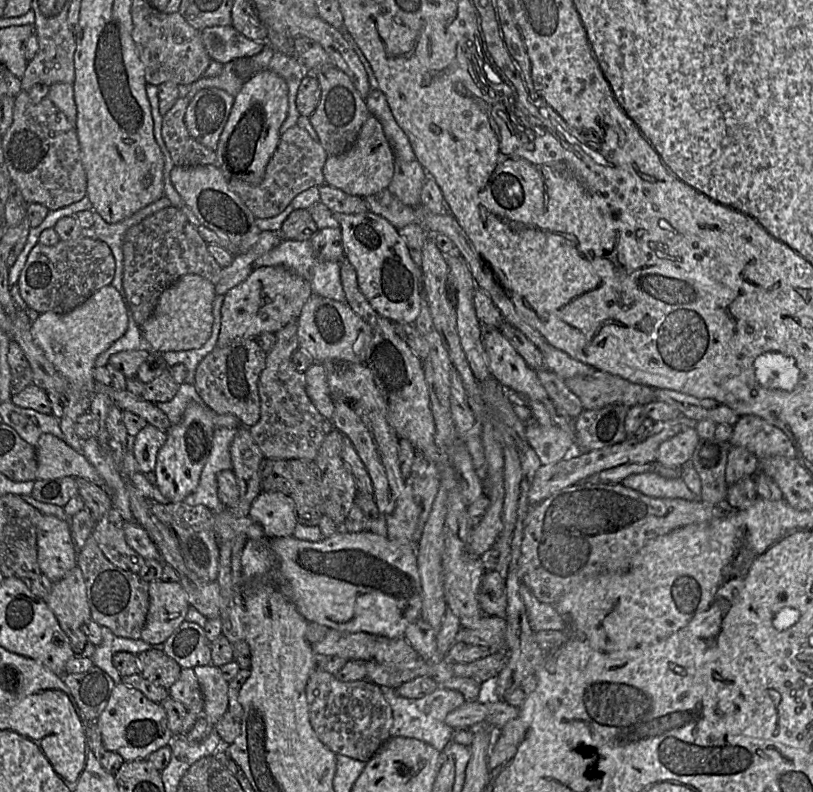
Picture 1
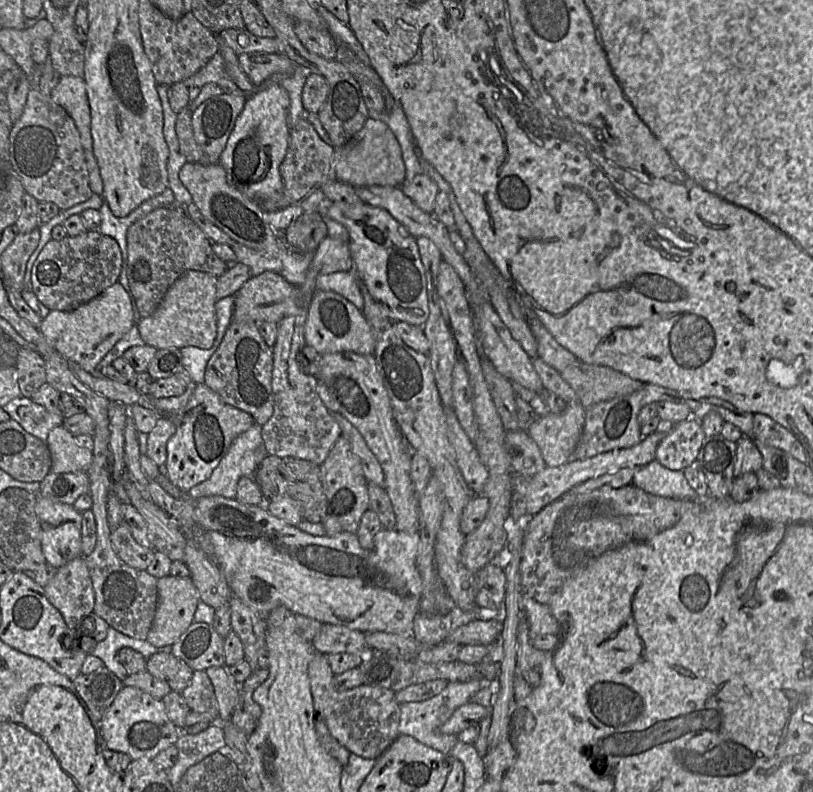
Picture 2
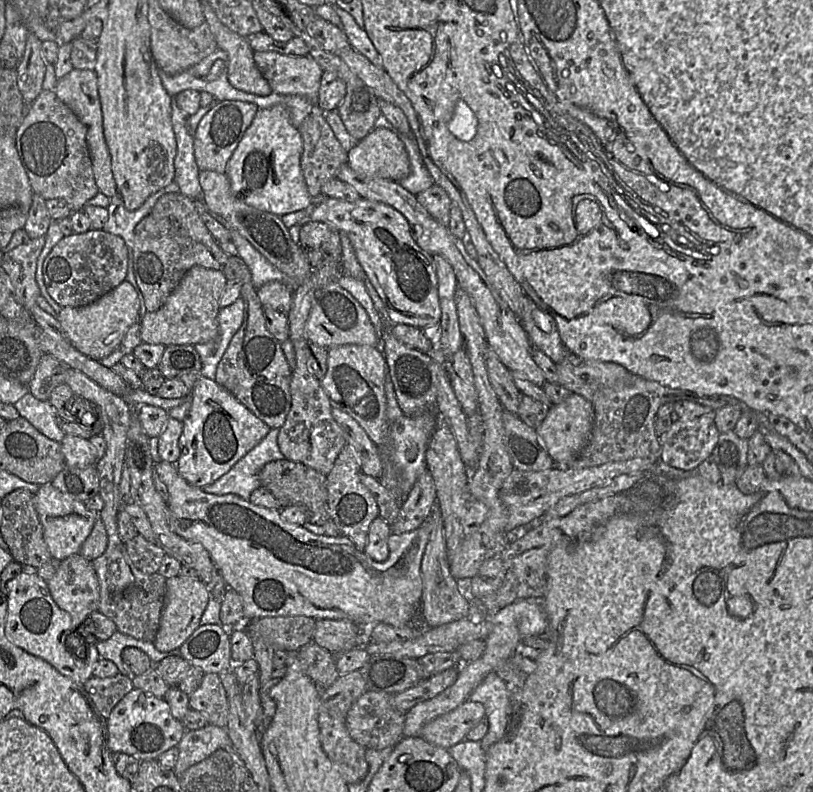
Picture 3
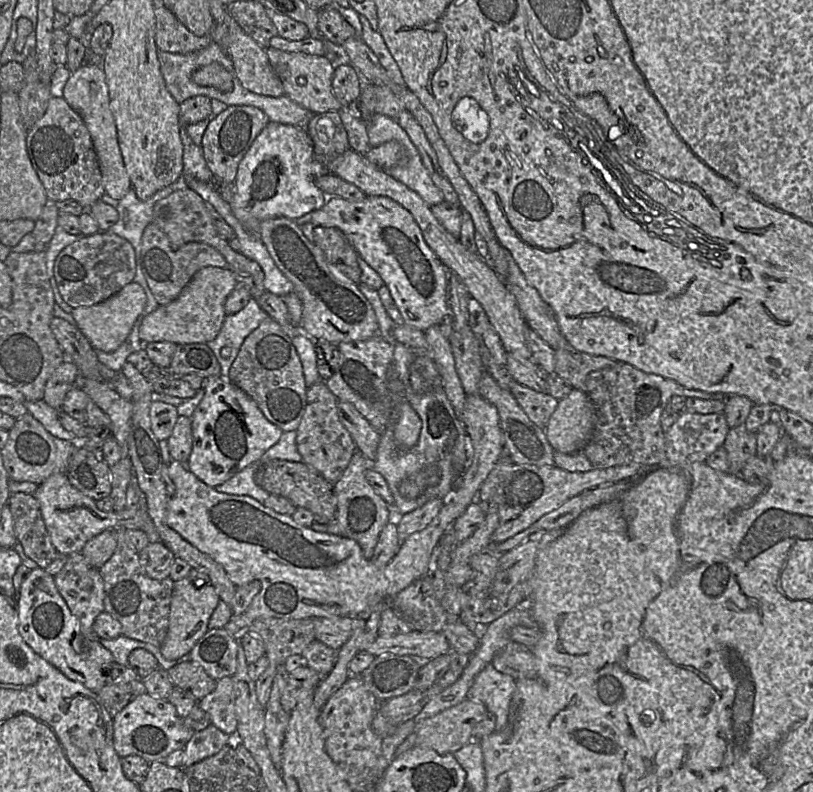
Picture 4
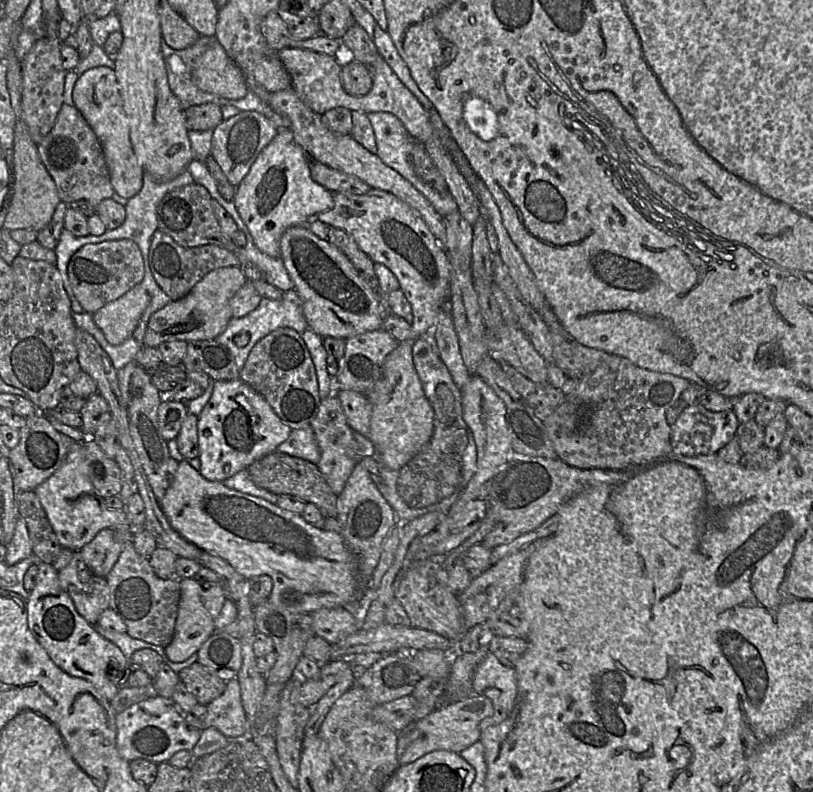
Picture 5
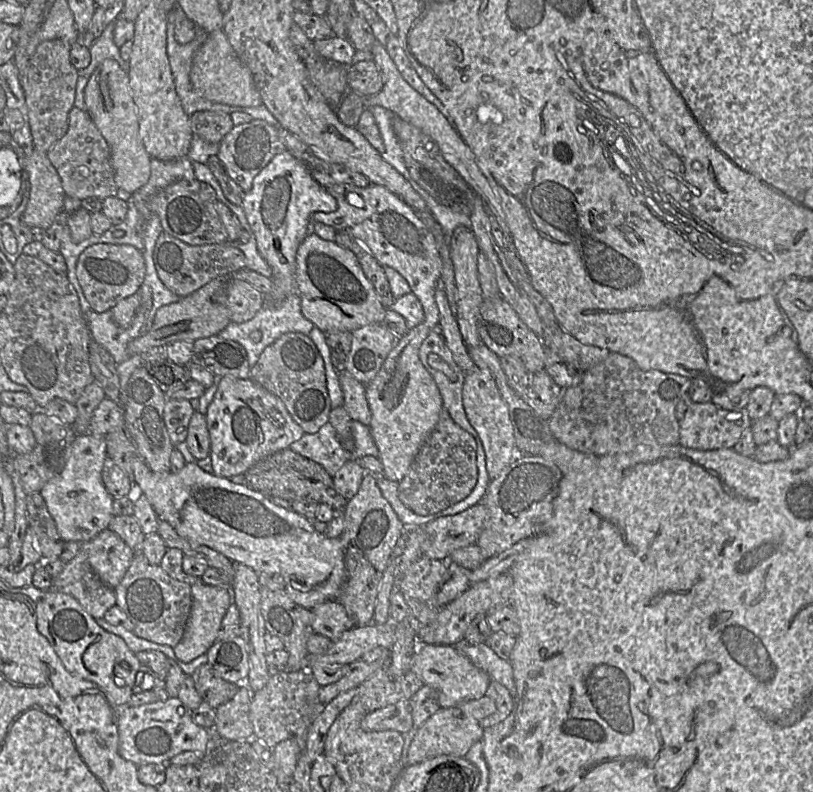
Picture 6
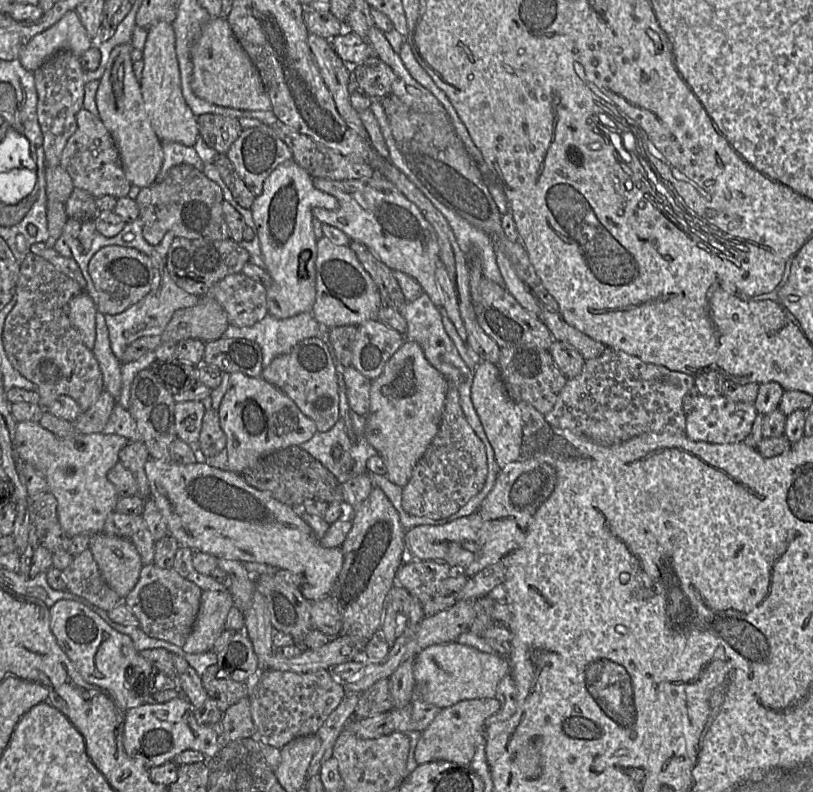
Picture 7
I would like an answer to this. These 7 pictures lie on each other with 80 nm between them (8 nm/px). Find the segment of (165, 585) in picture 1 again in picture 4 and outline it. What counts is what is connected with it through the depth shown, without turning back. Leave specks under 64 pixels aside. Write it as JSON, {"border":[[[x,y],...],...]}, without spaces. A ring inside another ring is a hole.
{"border":[[[188,578],[175,581],[171,599],[169,628],[167,636],[160,645],[162,655],[168,660],[177,660],[189,654],[198,640],[209,630],[209,620],[220,602],[214,586],[196,584]]]}

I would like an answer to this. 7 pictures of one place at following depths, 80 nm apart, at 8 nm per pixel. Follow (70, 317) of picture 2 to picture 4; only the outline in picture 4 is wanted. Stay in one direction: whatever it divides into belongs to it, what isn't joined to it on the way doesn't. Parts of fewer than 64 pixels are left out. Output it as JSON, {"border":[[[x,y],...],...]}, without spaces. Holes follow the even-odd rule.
{"border":[[[131,282],[107,300],[88,307],[72,309],[72,316],[78,329],[89,340],[96,351],[113,352],[129,336],[135,322],[147,304],[147,296],[140,284]]]}

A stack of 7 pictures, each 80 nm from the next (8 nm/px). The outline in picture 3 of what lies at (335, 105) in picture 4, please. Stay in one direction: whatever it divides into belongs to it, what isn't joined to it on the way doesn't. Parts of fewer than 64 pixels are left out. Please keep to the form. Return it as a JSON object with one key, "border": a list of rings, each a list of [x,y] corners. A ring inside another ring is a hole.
{"border":[[[262,51],[254,53],[254,60],[274,92],[303,96],[316,103],[324,70],[312,57]]]}

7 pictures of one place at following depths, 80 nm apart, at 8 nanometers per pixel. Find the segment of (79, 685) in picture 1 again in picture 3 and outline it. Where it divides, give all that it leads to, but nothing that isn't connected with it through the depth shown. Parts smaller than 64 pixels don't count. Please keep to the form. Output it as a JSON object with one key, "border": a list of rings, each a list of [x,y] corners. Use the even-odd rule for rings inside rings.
{"border":[[[118,674],[108,678],[93,676],[82,685],[82,688],[100,716],[106,720],[117,703],[135,687],[130,678]]]}

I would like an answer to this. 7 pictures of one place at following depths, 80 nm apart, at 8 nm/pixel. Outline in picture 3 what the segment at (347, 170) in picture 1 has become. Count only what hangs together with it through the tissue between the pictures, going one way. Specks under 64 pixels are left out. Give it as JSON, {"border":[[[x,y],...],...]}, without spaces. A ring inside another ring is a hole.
{"border":[[[374,128],[347,151],[346,164],[360,177],[395,182],[410,172],[408,154],[397,134]]]}

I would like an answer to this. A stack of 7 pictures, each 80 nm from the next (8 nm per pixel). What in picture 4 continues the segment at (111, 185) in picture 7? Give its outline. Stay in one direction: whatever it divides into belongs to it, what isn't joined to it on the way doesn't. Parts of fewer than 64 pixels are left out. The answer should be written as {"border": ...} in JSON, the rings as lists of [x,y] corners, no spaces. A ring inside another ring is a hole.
{"border":[[[52,96],[44,115],[27,128],[26,146],[49,200],[75,200],[85,208],[106,193],[91,135],[80,115],[62,97]]]}

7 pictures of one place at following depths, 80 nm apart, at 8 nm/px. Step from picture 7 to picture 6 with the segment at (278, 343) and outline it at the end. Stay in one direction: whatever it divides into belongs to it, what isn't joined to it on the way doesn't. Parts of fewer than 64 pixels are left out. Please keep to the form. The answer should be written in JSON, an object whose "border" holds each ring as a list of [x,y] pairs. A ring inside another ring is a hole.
{"border":[[[294,293],[278,305],[268,305],[266,302],[255,317],[247,322],[230,322],[226,328],[219,333],[219,336],[243,345],[249,357],[249,364],[252,365],[256,362],[257,358],[259,359],[263,350],[282,335],[291,332],[308,335],[313,328],[314,324],[302,314],[300,295]]]}

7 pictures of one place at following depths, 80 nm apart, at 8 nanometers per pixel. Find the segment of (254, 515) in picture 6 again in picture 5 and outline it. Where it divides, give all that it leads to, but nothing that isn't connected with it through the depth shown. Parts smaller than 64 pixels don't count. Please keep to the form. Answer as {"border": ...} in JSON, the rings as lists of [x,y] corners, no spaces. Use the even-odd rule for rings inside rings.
{"border":[[[187,460],[179,462],[174,480],[170,483],[164,498],[161,502],[161,508],[168,519],[172,528],[177,531],[182,537],[192,542],[205,552],[218,556],[227,561],[239,574],[247,580],[261,575],[268,575],[273,580],[273,588],[267,599],[276,608],[282,608],[295,613],[310,613],[313,614],[321,608],[336,608],[341,606],[355,606],[358,596],[364,595],[364,587],[361,588],[361,579],[359,577],[357,564],[354,556],[350,552],[346,541],[342,534],[322,530],[316,528],[304,520],[300,514],[286,511],[278,507],[276,504],[254,497],[226,487],[222,482],[211,482],[206,480],[195,468],[193,468]]]}

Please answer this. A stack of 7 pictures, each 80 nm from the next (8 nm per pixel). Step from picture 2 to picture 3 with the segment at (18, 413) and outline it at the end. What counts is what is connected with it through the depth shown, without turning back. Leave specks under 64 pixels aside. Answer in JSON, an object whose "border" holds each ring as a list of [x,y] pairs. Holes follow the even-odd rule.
{"border":[[[28,393],[13,405],[20,417],[28,420],[48,438],[60,442],[66,435],[56,421],[55,408],[48,401],[40,401]]]}

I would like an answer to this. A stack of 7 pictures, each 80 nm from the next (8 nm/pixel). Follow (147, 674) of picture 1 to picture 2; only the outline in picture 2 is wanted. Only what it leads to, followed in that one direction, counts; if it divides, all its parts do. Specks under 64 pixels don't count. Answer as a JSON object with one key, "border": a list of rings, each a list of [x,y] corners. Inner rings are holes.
{"border":[[[159,652],[146,660],[146,671],[169,685],[171,691],[182,693],[192,680],[194,670],[171,653]]]}

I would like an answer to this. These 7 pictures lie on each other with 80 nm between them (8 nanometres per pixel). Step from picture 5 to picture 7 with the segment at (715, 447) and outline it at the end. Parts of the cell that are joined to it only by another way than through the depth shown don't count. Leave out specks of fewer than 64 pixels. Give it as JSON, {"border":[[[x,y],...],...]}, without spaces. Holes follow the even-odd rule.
{"border":[[[699,395],[696,398],[695,407],[687,414],[685,435],[693,441],[708,443],[742,442],[750,433],[757,416],[754,403],[735,402],[723,395],[716,397]]]}

